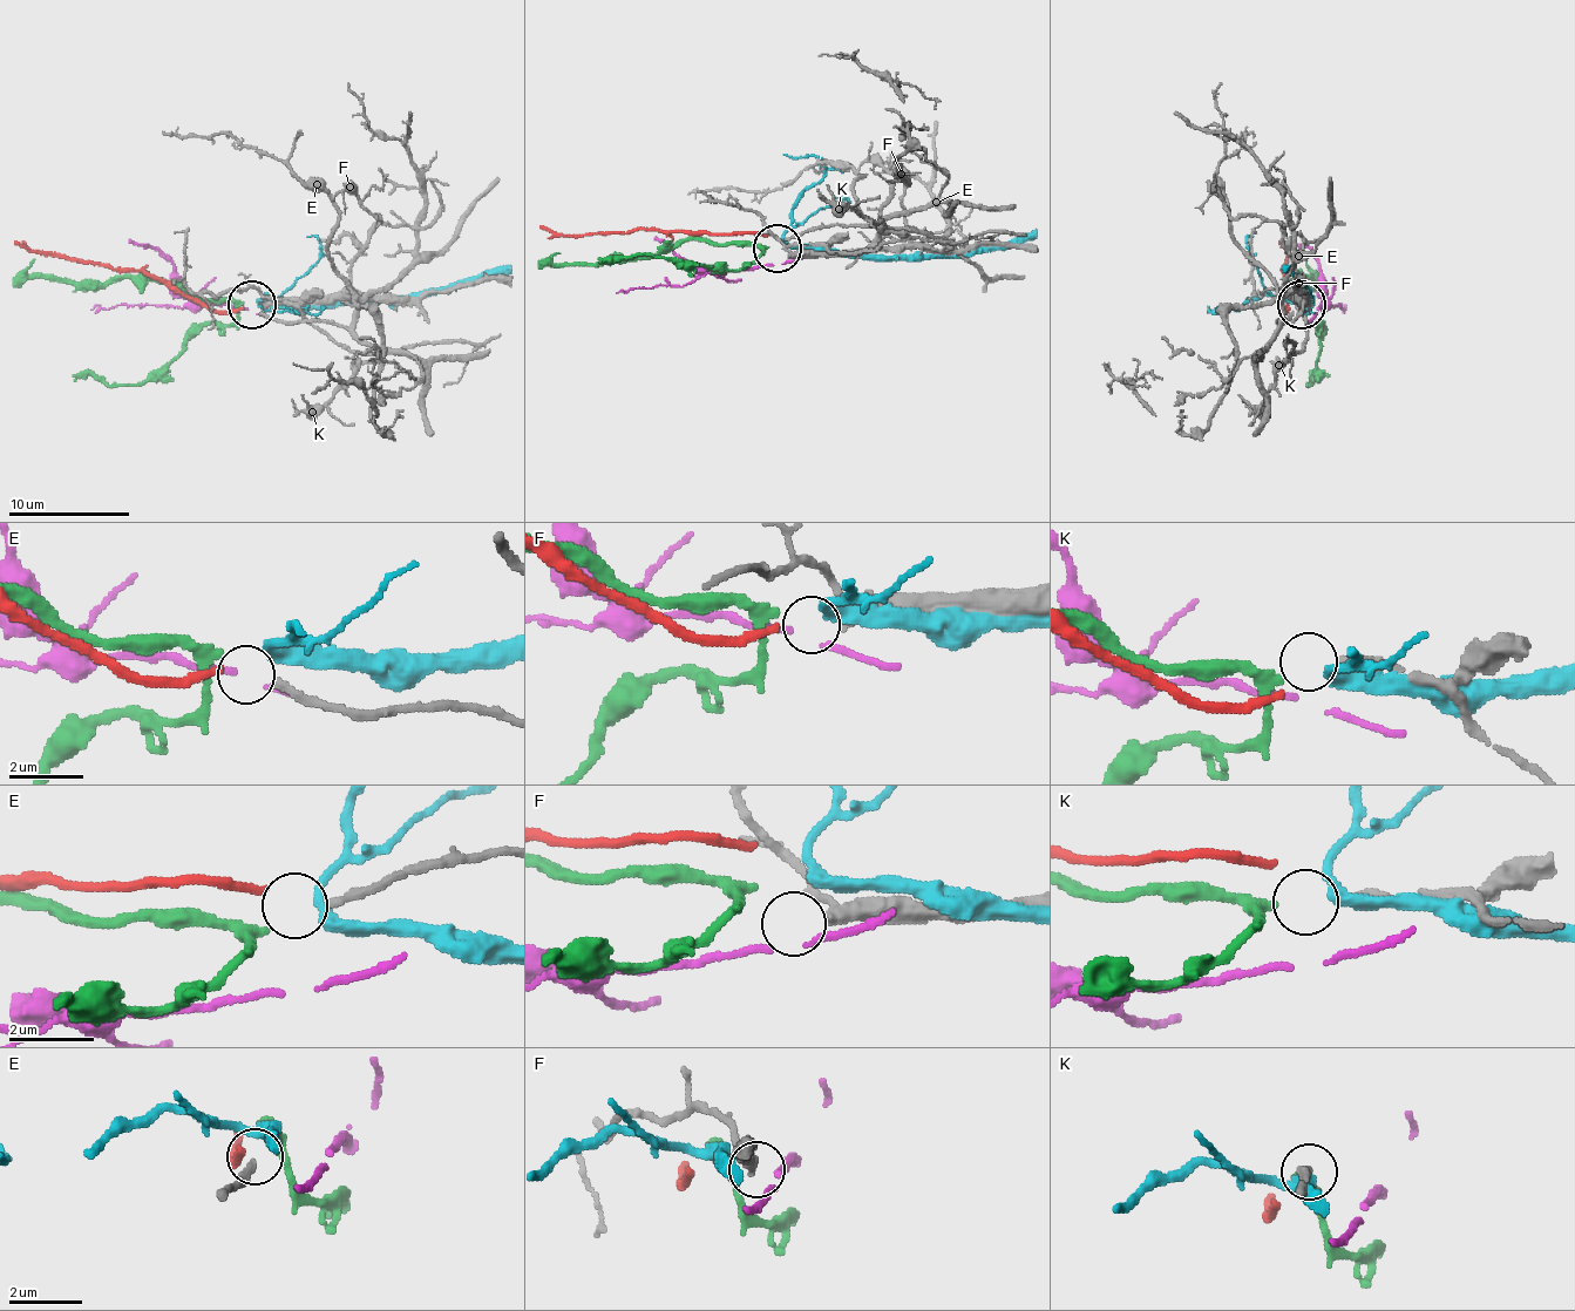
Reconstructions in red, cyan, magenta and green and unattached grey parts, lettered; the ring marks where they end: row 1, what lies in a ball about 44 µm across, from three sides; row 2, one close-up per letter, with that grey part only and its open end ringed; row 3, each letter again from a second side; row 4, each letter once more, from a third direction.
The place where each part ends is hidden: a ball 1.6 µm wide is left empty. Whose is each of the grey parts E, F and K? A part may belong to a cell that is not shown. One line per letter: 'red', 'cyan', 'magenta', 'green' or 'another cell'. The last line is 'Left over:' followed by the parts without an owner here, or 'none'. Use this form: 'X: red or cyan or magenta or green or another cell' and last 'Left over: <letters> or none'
E: red
F: another cell
K: green
Left over: F

